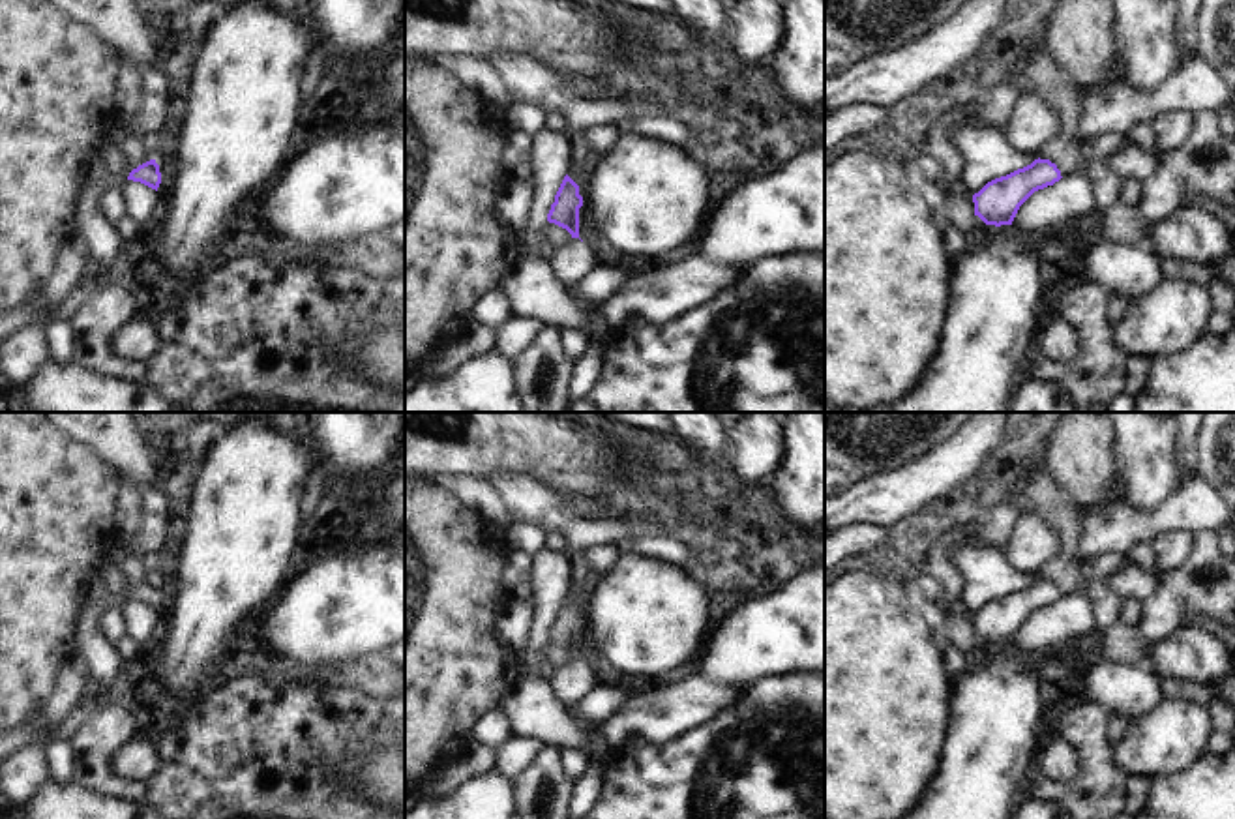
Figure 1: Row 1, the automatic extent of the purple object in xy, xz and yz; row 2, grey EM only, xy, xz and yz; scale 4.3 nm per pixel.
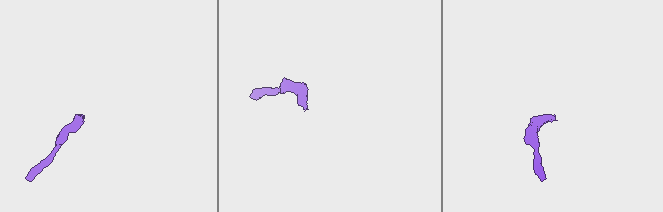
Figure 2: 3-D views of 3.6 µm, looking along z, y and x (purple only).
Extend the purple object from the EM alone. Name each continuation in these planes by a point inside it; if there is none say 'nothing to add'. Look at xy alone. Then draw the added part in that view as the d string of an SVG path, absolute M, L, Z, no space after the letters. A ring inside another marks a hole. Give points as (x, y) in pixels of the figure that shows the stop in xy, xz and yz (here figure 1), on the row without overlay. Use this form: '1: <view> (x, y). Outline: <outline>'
nothing to add

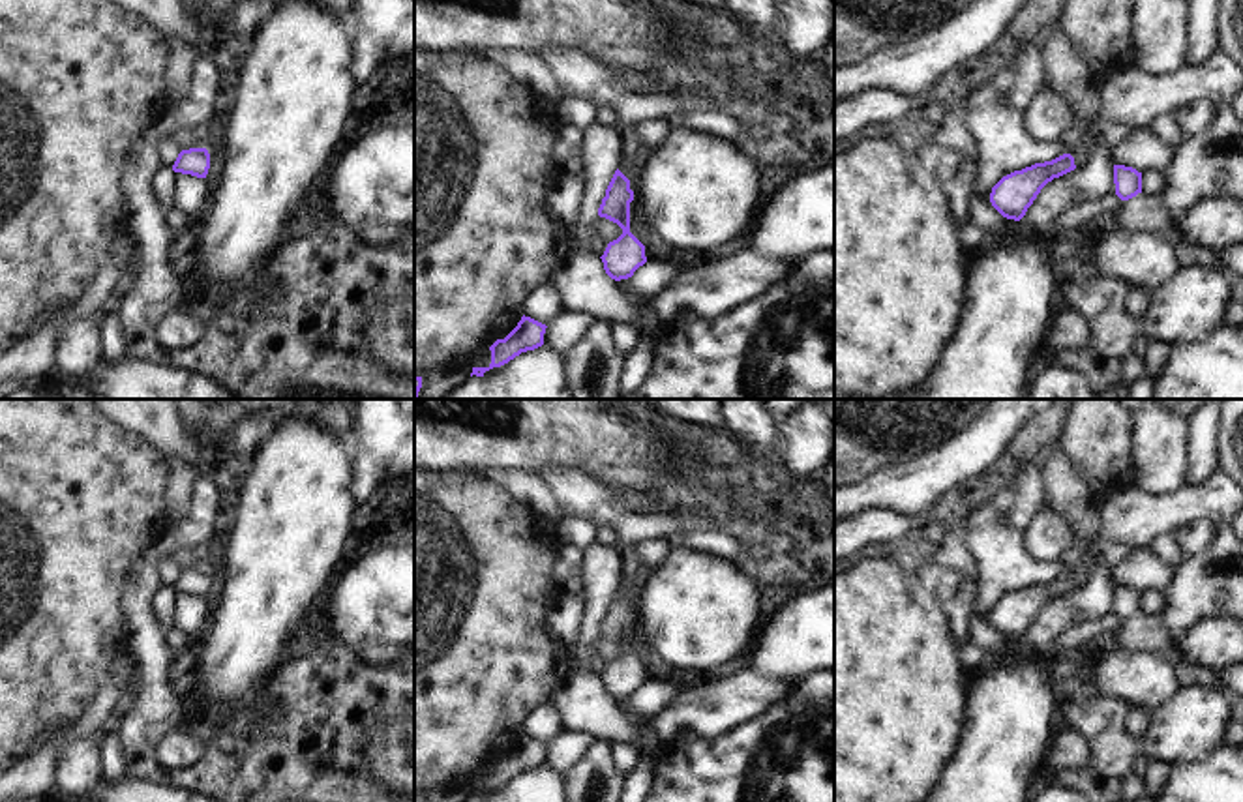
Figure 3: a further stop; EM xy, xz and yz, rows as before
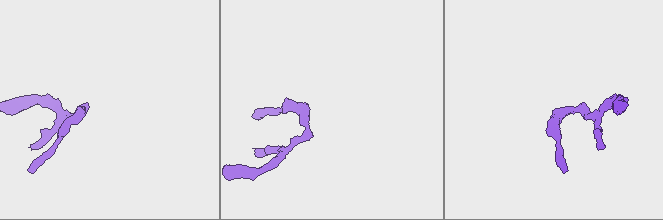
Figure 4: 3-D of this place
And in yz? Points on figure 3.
nothing to add

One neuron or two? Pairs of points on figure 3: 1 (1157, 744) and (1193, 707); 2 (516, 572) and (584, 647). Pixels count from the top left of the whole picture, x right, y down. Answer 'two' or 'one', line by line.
1: one
2: two

